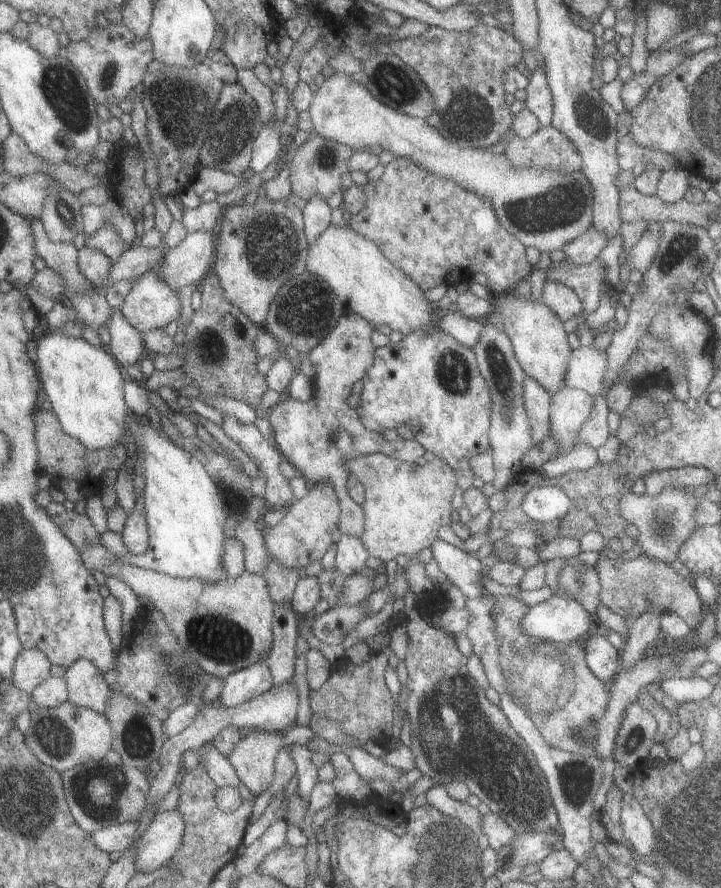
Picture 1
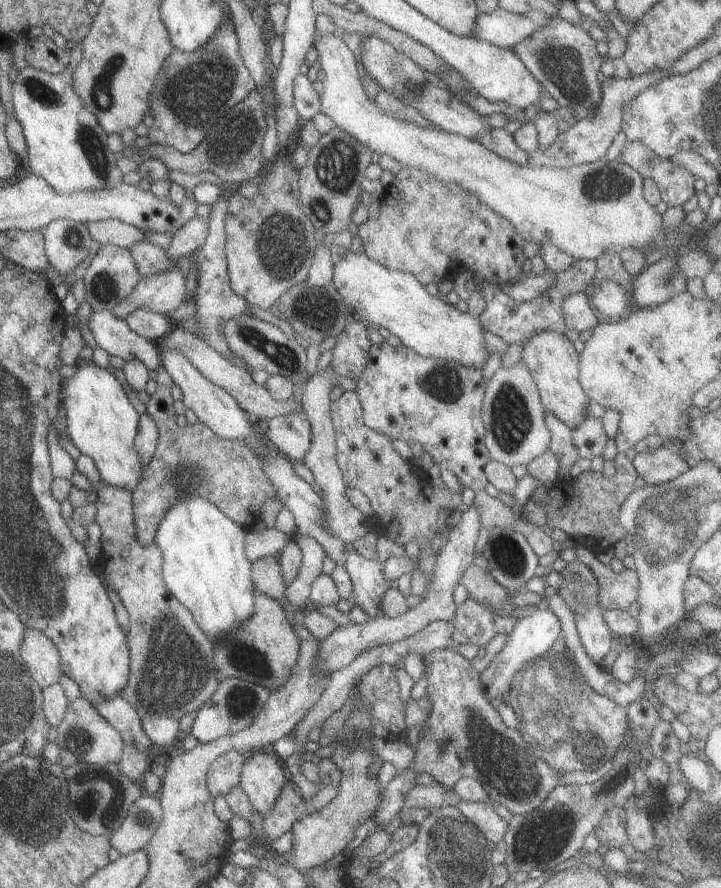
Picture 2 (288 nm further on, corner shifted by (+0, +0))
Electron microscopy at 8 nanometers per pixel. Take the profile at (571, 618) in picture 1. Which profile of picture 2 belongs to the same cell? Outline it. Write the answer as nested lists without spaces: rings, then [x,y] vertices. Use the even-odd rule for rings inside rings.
[[[537,606],[535,612],[525,612],[525,616],[519,618],[515,622],[513,630],[507,634],[507,644],[495,654],[495,658],[489,662],[489,666],[479,674],[479,680],[485,688],[485,696],[503,700],[503,694],[507,692],[509,682],[511,682],[511,686],[515,686],[515,682],[513,682],[515,672],[519,672],[525,662],[533,662],[535,658],[545,656],[545,652],[551,648],[551,644],[555,640],[559,640],[559,636],[561,636],[561,622],[549,608]]]

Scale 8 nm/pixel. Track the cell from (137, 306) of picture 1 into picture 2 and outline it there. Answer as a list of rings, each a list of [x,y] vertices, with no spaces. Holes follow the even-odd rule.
[[[139,308],[125,318],[127,326],[149,342],[159,342],[175,324],[165,316],[147,308]]]

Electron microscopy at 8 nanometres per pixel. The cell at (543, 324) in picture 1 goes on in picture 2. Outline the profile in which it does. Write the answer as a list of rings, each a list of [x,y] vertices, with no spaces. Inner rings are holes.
[[[551,330],[535,332],[521,346],[521,362],[525,364],[527,372],[531,374],[531,380],[537,386],[545,414],[553,414],[571,430],[579,426],[585,420],[585,406],[589,398],[579,386],[579,354],[575,354],[573,342],[569,342],[565,334],[557,334]]]

